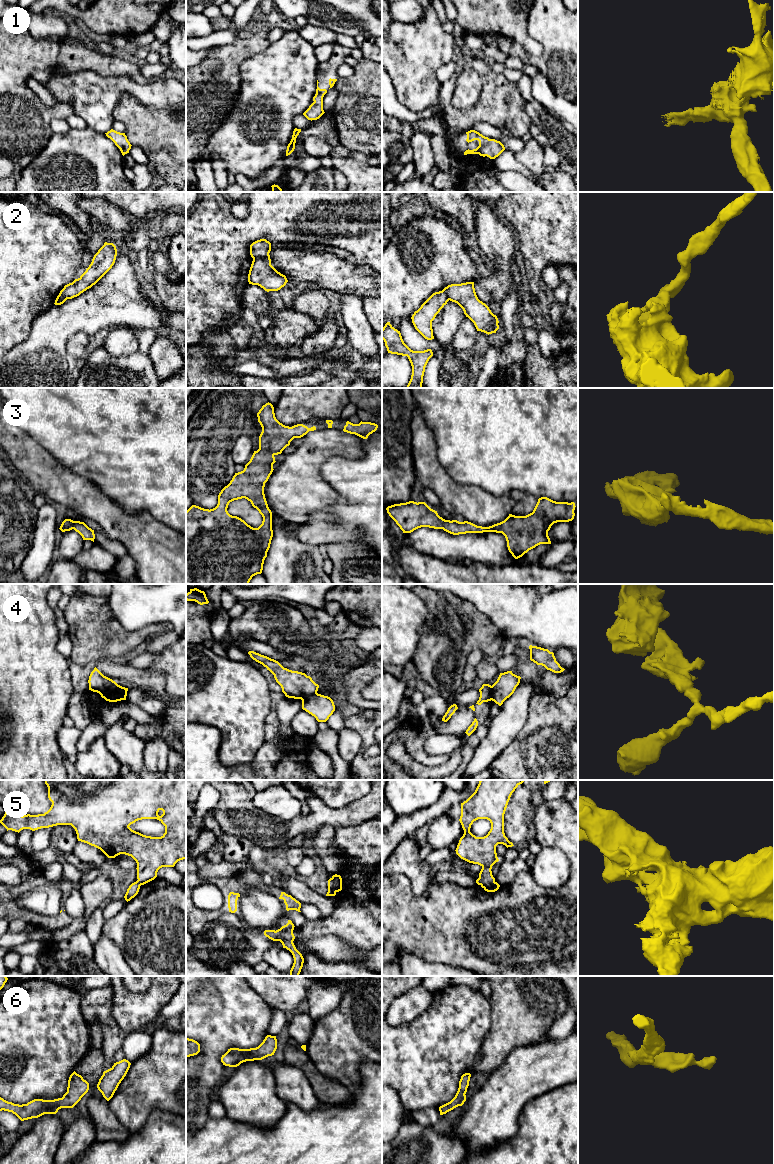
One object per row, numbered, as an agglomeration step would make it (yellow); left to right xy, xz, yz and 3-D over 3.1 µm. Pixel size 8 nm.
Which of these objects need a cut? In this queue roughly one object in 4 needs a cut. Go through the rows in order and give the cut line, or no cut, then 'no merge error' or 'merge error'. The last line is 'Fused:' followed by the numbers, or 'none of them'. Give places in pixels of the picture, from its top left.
1: cut none; no merge error
2: cut xz (268, 253), (253, 260); merge error
3: cut none; no merge error
4: cut xy (118, 685), (106, 700); merge error
5: cut xz (332, 877), (335, 892); merge error
6: cut none; no merge error
Fused: 2, 4, 5

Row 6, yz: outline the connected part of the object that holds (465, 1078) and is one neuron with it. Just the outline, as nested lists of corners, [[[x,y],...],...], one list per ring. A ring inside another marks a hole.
[[[465,1073],[461,1076],[459,1081],[459,1088],[455,1097],[448,1103],[439,1107],[440,1115],[446,1114],[458,1106],[462,1106],[466,1101],[466,1092],[469,1086],[471,1074]]]

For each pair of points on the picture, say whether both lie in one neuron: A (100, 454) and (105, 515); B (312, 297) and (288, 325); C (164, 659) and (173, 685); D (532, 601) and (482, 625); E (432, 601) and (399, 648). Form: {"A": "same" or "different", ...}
{"A": "different", "B": "different", "C": "same", "D": "different", "E": "different"}

